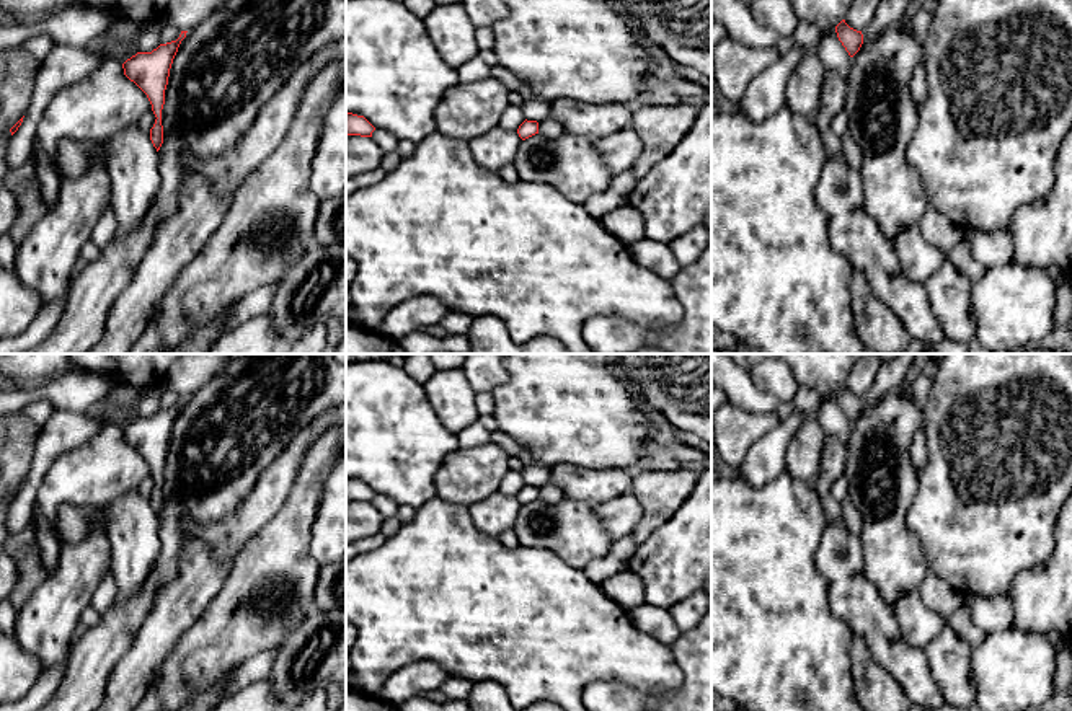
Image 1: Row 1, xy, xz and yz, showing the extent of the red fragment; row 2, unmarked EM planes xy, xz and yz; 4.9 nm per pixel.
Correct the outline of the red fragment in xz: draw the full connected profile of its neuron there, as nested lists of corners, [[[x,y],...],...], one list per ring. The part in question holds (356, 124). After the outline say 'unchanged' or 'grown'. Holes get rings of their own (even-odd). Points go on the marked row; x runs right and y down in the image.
[[[346,113],[346,135],[372,137],[375,127],[364,117]]] | unchanged

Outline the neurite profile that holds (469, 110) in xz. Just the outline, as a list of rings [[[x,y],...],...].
[[[493,78],[454,85],[436,109],[437,132],[470,142],[499,126],[509,88]]]

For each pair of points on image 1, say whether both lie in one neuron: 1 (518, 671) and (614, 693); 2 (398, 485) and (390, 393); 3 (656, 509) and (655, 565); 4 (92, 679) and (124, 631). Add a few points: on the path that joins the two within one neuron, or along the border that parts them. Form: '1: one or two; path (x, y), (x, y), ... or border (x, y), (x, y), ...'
1: two; border (624, 682), (593, 680), (581, 693)
2: one; path (390, 462), (389, 416)
3: two; border (684, 501), (638, 545)
4: one; path (92, 667), (113, 643)

